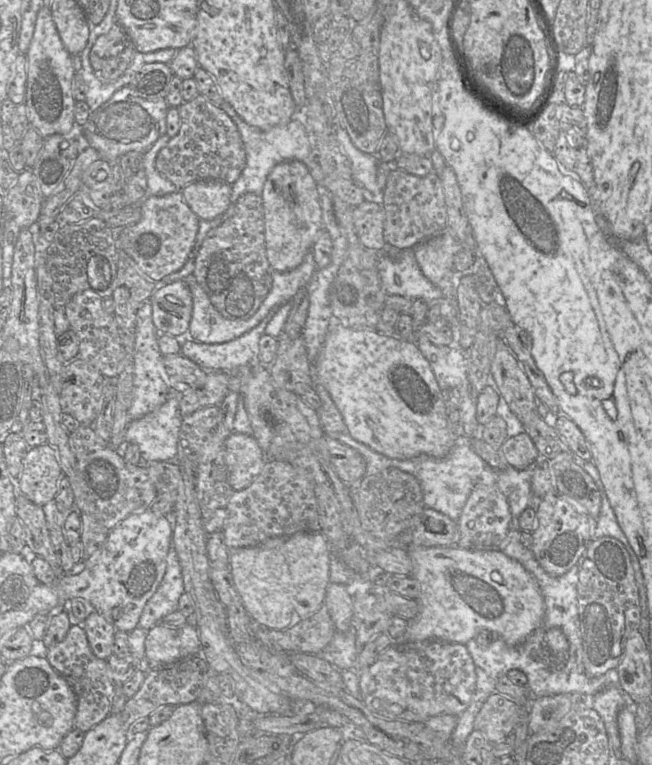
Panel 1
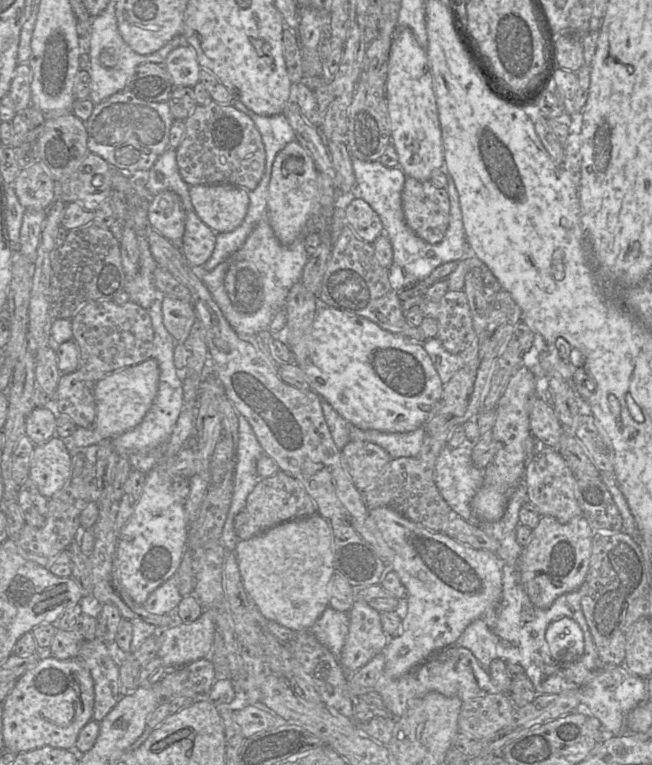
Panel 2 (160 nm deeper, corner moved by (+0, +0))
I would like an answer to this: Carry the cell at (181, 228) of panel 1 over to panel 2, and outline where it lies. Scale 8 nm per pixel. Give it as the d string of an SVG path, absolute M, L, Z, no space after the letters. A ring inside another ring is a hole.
M194 210L186 212L185 232L180 250L192 268L203 266L211 257L216 245L216 235Z

